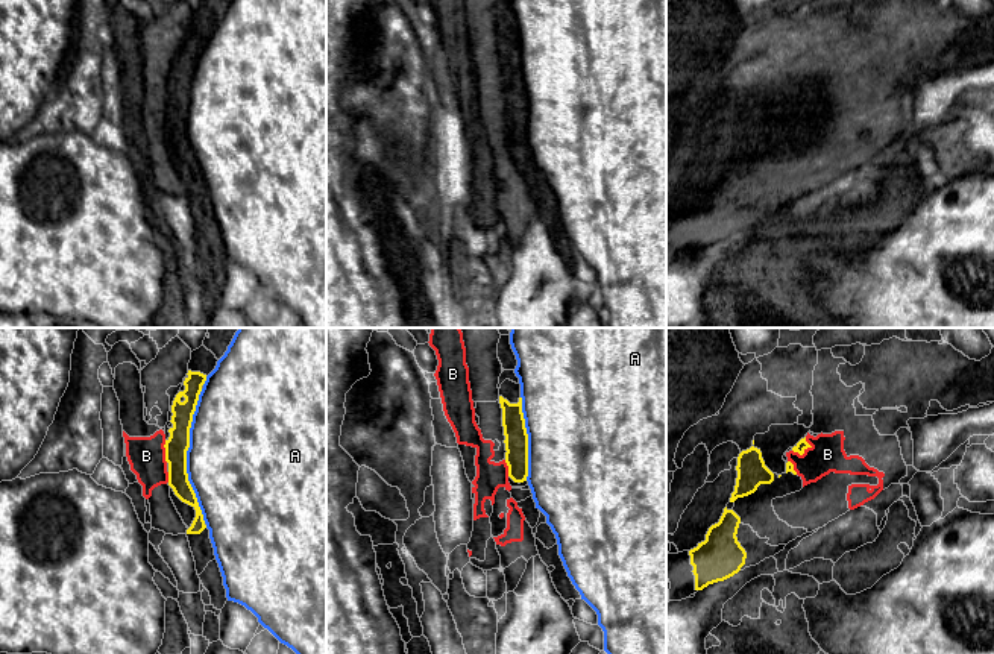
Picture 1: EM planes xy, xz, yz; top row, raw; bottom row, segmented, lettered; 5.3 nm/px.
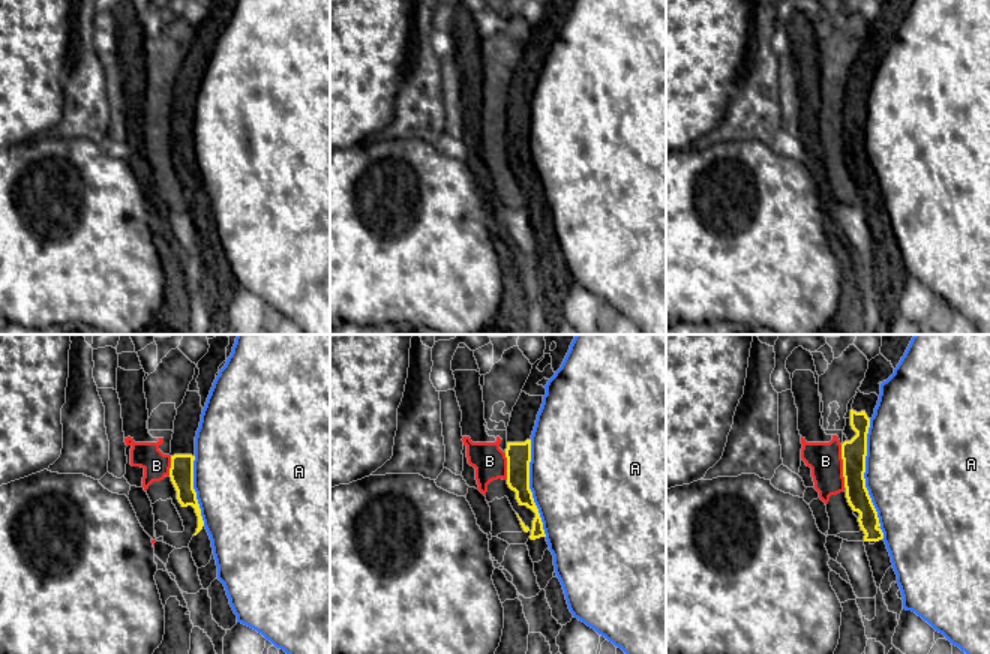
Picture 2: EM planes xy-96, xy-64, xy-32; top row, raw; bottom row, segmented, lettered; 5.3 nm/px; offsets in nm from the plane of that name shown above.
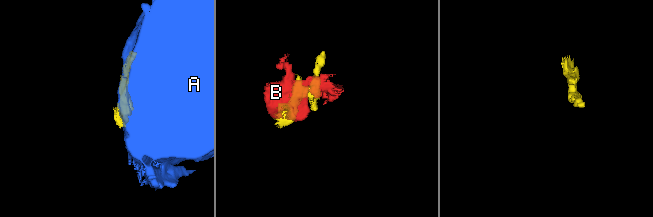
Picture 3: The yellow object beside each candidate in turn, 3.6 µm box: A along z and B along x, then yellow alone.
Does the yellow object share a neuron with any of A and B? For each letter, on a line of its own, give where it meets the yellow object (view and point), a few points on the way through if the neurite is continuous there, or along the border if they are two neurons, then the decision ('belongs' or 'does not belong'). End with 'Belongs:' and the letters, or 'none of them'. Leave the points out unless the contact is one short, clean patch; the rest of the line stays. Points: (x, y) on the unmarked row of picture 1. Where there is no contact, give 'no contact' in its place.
A: meets yellow in xy at (185, 116); does not belong
B: meets yellow in yz at (802, 114); does not belong
Belongs: none of them

